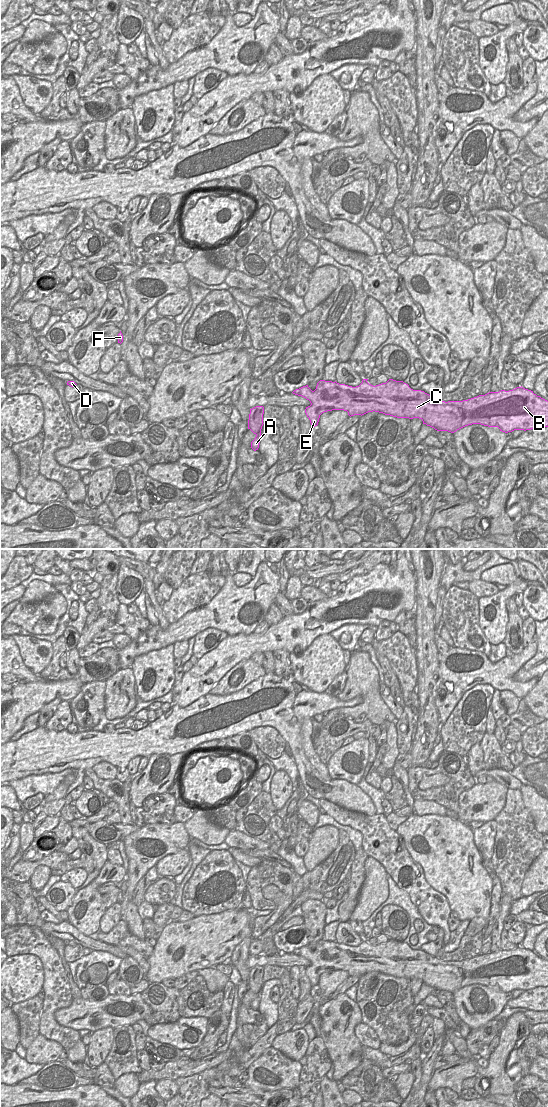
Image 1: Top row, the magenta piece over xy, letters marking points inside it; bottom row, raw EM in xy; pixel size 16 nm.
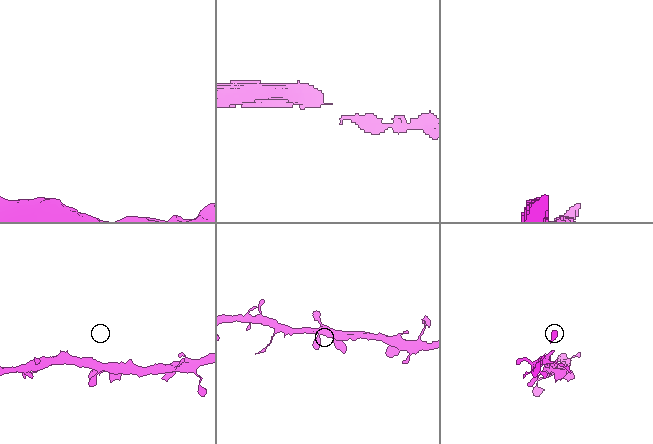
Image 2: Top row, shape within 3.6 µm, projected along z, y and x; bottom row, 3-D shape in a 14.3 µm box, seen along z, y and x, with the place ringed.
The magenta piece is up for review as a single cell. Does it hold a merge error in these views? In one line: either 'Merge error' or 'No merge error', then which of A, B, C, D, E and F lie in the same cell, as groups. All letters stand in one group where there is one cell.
No merge error. Groups: A B C D E F.

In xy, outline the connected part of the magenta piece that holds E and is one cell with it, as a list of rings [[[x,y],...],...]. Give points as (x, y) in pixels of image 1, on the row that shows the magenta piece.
[[[363,379],[356,387],[339,384],[336,381],[320,380],[314,391],[306,385],[292,393],[310,401],[311,405],[306,407],[305,413],[312,427],[318,425],[322,413],[332,410],[347,411],[350,417],[375,411],[397,418],[419,418],[423,424],[437,431],[451,433],[472,424],[498,427],[505,433],[514,430],[526,431],[540,426],[548,427],[548,401],[522,386],[509,391],[489,392],[468,400],[445,402],[424,391],[413,390],[403,381],[389,379],[386,383],[373,386],[367,380]]]

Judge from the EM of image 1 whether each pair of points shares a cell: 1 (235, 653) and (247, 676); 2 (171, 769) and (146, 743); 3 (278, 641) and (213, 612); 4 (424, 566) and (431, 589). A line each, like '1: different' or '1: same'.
1: different
2: different
3: different
4: same

